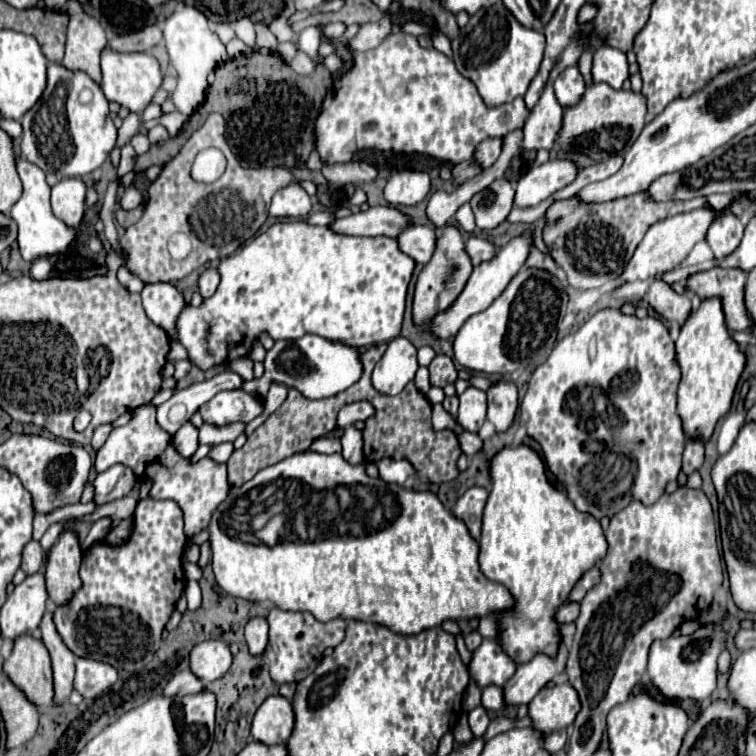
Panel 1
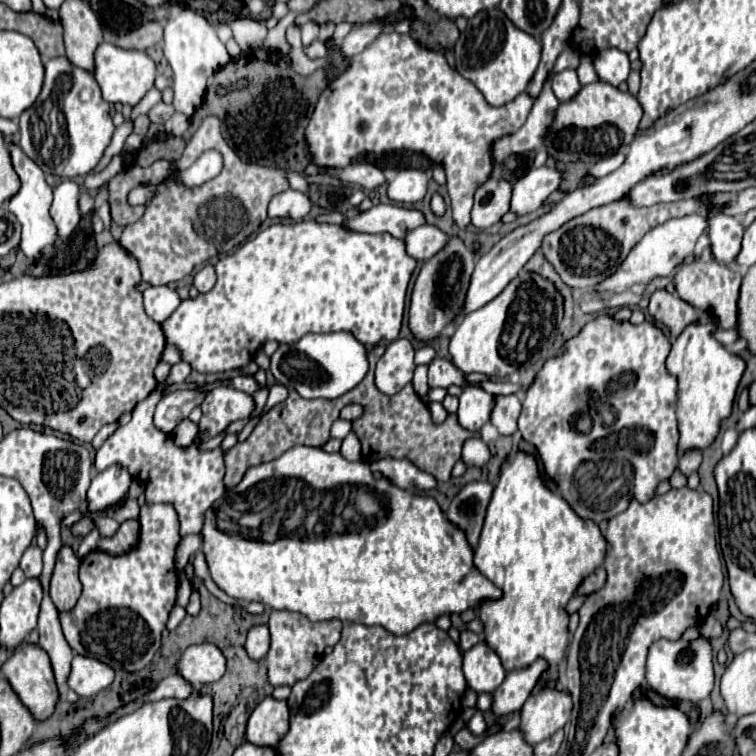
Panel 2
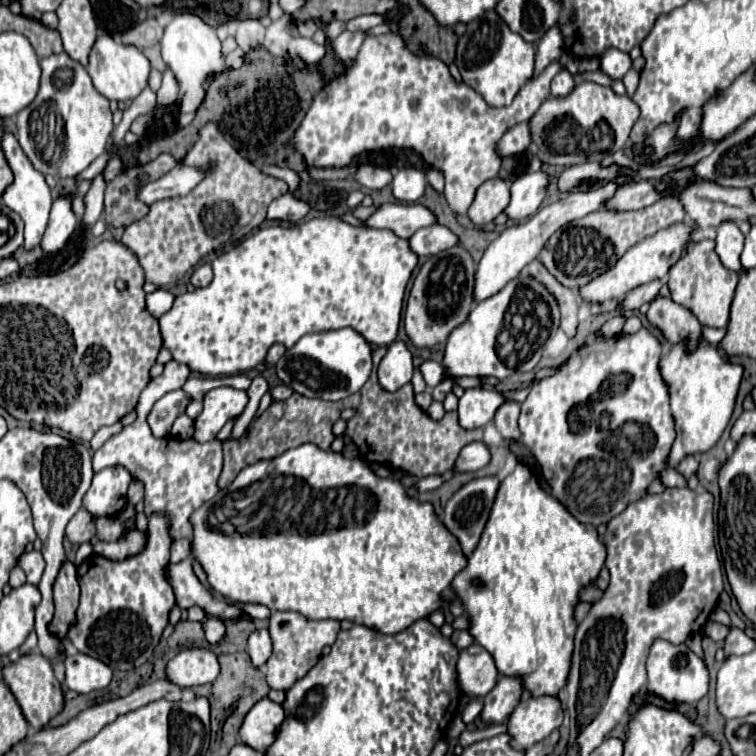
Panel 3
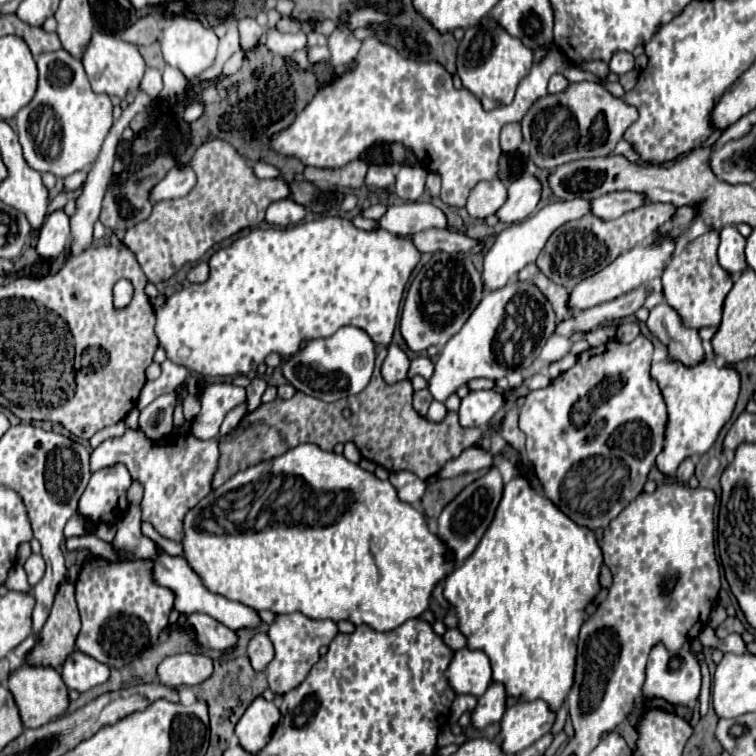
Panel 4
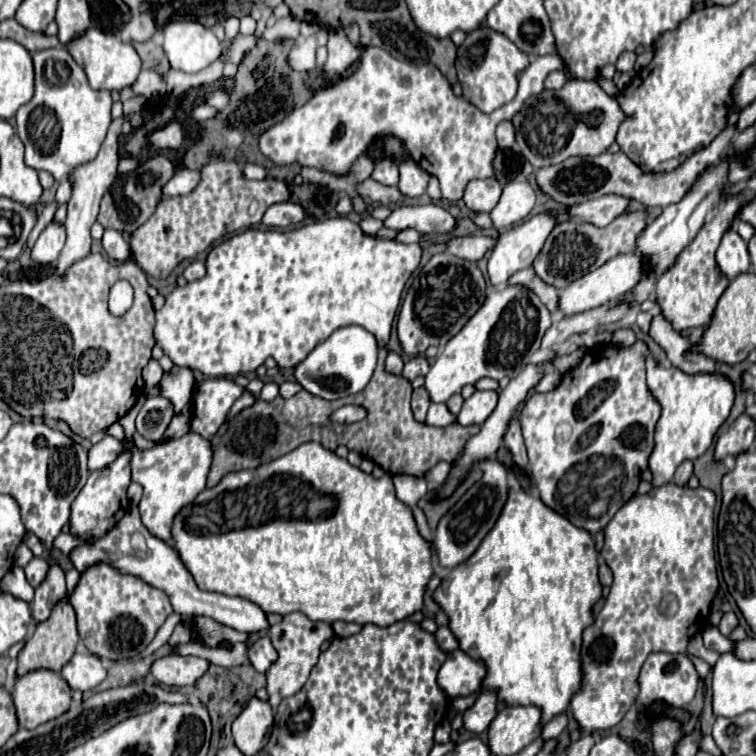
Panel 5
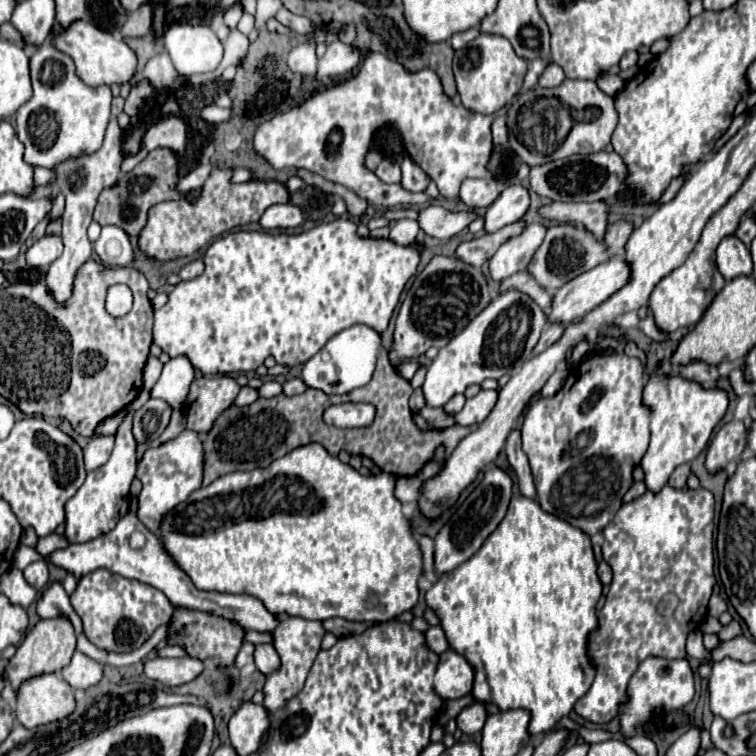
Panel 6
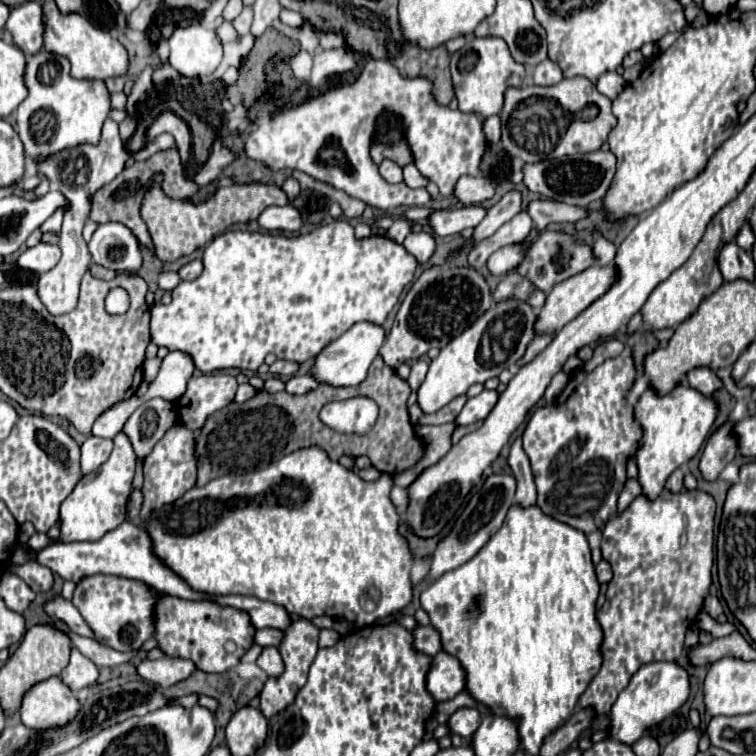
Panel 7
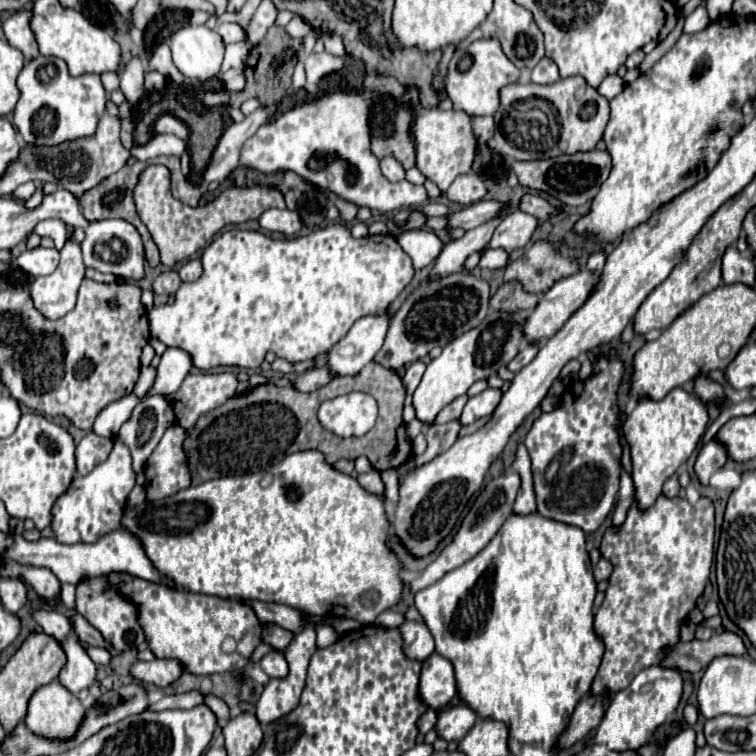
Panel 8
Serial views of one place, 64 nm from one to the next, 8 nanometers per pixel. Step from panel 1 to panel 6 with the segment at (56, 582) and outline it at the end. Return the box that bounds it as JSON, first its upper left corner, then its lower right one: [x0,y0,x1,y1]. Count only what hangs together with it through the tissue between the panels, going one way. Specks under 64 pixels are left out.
[4,616,76,690]

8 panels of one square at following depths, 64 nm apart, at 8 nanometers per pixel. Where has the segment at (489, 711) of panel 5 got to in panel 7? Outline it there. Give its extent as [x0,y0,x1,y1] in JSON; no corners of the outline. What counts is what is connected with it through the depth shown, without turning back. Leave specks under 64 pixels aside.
[448,708,480,738]

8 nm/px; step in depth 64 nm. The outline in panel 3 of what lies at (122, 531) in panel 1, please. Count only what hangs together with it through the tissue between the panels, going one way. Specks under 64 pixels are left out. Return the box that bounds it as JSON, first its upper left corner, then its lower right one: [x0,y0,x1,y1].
[94,528,146,560]

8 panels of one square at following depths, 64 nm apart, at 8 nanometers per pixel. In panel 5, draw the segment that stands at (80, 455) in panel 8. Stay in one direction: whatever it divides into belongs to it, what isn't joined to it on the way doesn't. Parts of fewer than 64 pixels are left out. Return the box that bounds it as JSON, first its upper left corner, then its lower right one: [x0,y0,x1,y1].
[88,432,212,544]

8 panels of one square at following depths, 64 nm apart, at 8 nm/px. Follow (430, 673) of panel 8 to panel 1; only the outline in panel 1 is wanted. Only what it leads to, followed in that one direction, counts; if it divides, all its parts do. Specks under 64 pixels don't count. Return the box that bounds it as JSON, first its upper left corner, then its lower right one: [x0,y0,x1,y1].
[470,638,518,688]

